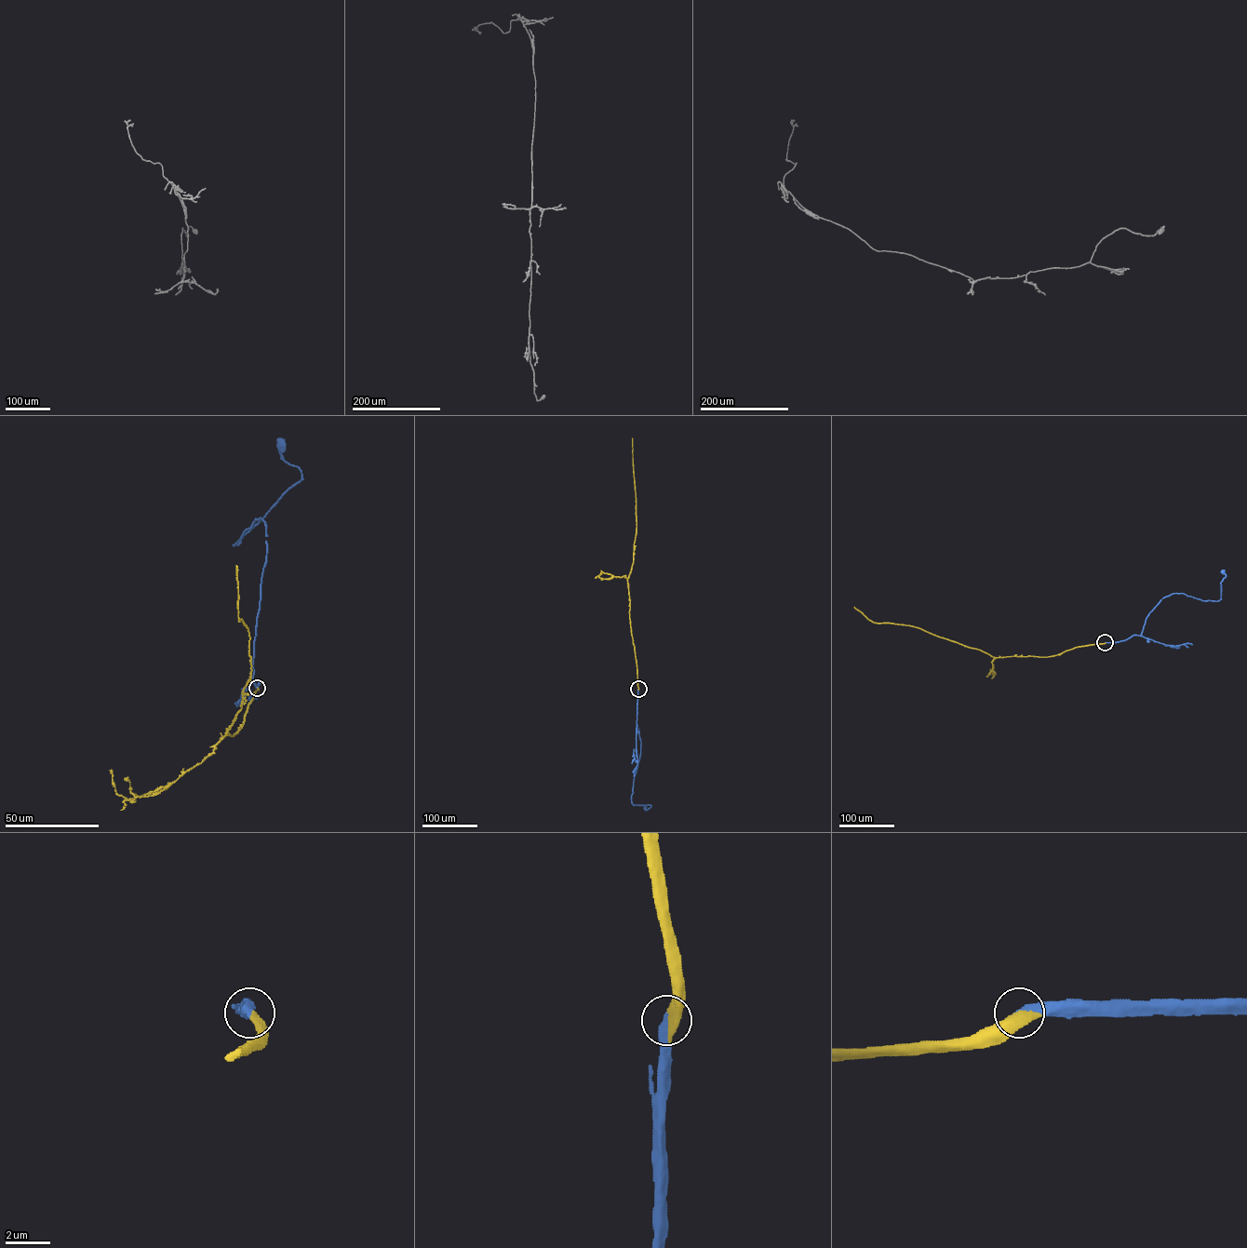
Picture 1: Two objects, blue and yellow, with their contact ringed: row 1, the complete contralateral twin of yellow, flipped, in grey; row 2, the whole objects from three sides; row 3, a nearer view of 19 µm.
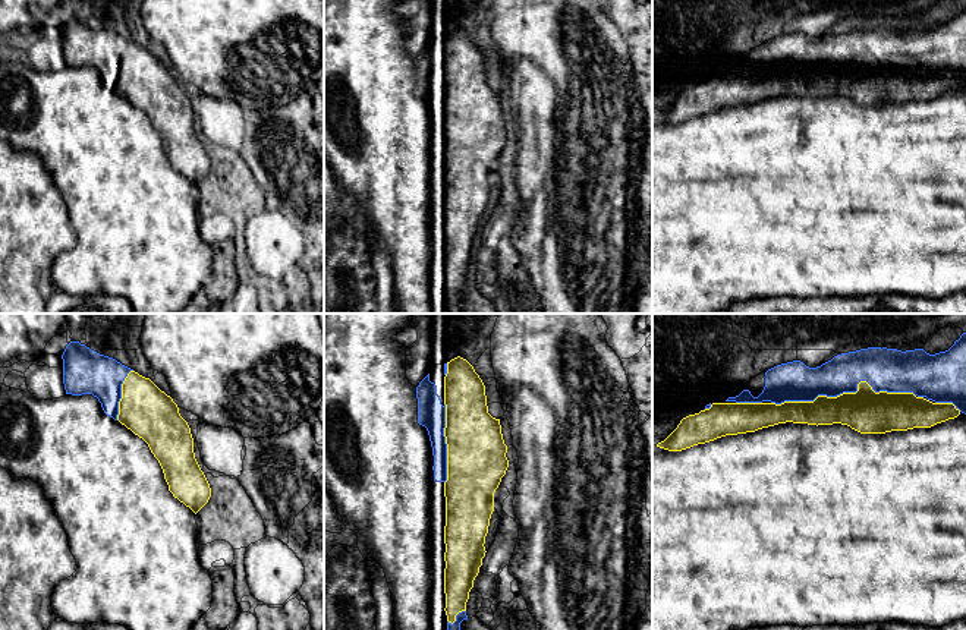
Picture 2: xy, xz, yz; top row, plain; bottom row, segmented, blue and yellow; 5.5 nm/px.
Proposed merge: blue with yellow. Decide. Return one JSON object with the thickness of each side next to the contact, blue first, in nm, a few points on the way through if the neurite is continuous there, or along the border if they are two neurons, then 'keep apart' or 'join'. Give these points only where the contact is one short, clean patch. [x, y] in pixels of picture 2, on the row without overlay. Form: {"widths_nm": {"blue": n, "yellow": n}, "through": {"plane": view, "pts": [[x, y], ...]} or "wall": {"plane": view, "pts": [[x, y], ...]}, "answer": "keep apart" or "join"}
{"widths_nm": {"blue": 240, "yellow": 240}, "answer": "join"}

